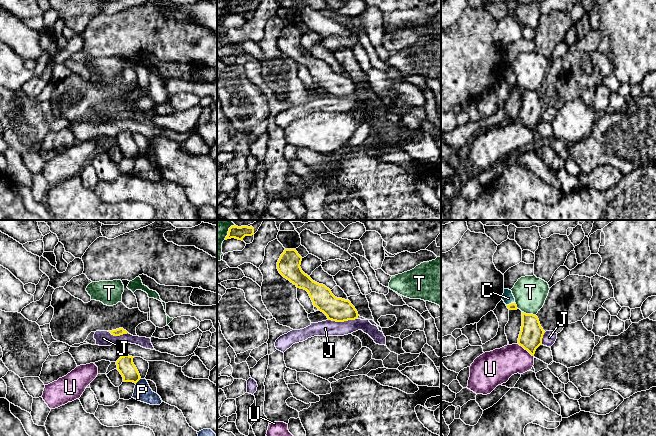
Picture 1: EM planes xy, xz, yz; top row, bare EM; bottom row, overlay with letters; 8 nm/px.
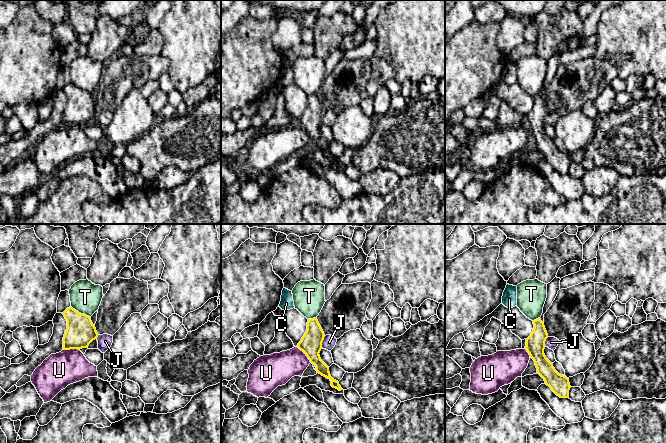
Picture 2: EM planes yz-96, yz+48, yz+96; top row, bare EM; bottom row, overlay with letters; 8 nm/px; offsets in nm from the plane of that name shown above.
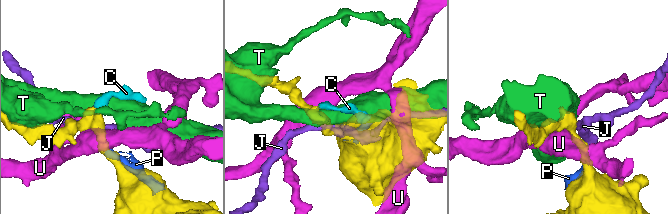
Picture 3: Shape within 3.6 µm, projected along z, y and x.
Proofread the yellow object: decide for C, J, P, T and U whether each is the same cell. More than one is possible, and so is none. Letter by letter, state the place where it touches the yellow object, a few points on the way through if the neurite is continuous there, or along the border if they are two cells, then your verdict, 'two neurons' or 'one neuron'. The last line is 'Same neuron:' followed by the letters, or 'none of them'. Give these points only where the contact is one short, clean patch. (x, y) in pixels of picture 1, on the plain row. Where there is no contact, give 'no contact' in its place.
C: meets yellow in yz at (511, 79); runs through yz (512, 82), (511, 79), (508, 74); one neuron
J: meets yellow in xz at (342, 97); border along xz (356, 94), (343, 97), (328, 96); two neurons
P: meets yellow in xy at (137, 157); two neurons
T: meets yellow in yz at (529, 90); two neurons
U: meets yellow in yz at (525, 125); border along yz (517, 119), (533, 132); two neurons
Same neuron: C

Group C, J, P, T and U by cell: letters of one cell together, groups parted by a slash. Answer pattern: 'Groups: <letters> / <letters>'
Groups: C / J / P / T / U

